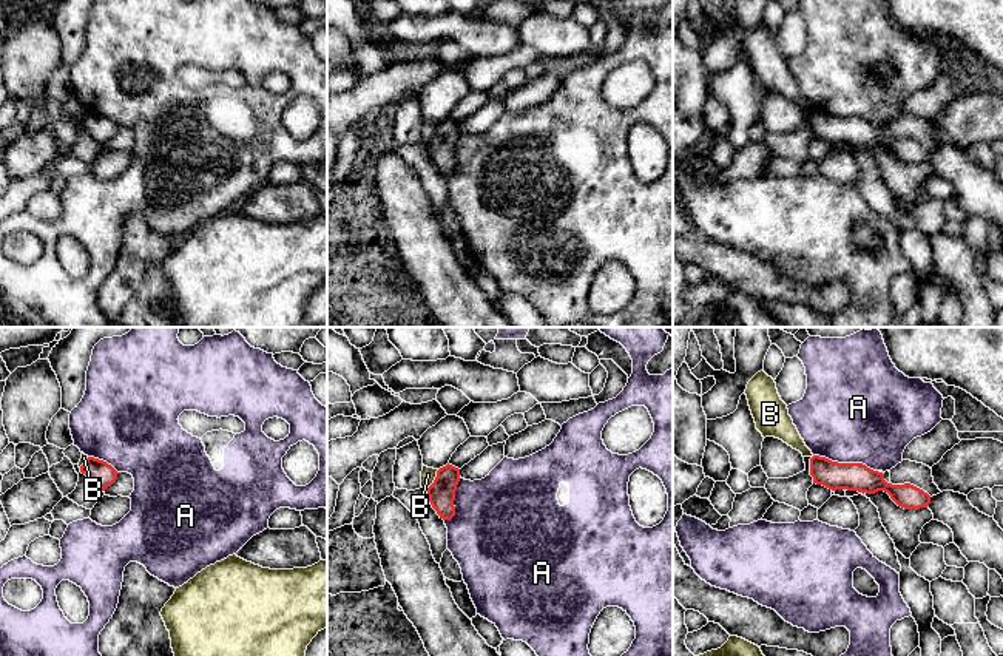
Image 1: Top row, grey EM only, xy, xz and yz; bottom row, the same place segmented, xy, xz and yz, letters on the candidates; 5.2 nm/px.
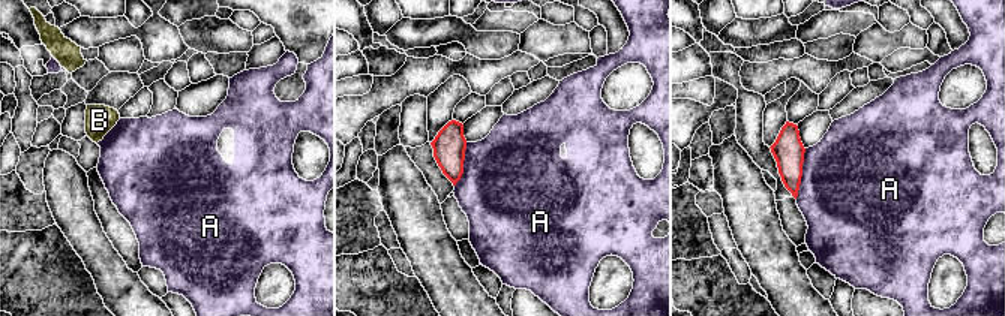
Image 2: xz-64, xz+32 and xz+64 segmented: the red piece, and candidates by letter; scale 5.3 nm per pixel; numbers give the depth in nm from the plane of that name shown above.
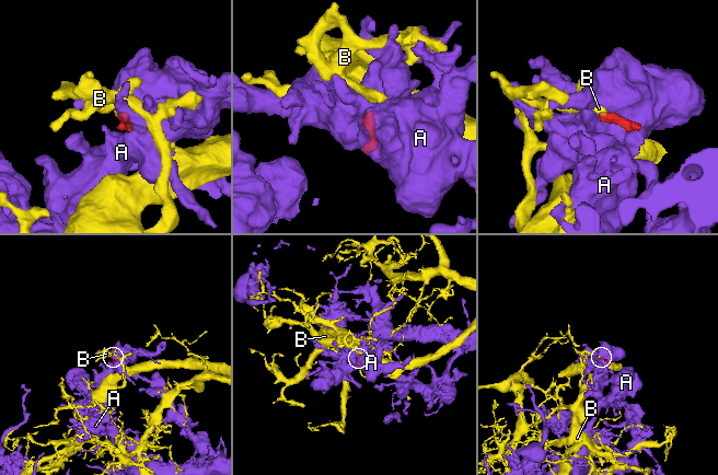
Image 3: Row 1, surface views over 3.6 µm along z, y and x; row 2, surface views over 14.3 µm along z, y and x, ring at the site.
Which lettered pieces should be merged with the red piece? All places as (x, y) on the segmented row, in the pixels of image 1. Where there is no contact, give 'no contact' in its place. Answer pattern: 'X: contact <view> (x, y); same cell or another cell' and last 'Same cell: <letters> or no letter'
A: contact yz (846, 463); another cell
B: contact xz (434, 480); another cell
Same cell: no letter

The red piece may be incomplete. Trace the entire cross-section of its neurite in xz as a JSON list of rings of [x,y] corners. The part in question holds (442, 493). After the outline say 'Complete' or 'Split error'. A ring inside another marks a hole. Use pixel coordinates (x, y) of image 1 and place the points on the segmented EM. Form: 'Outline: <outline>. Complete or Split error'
Outline: [[[447,463],[437,471],[434,483],[427,488],[429,502],[443,520],[455,516],[454,500],[458,482],[460,469]]]. Complete

